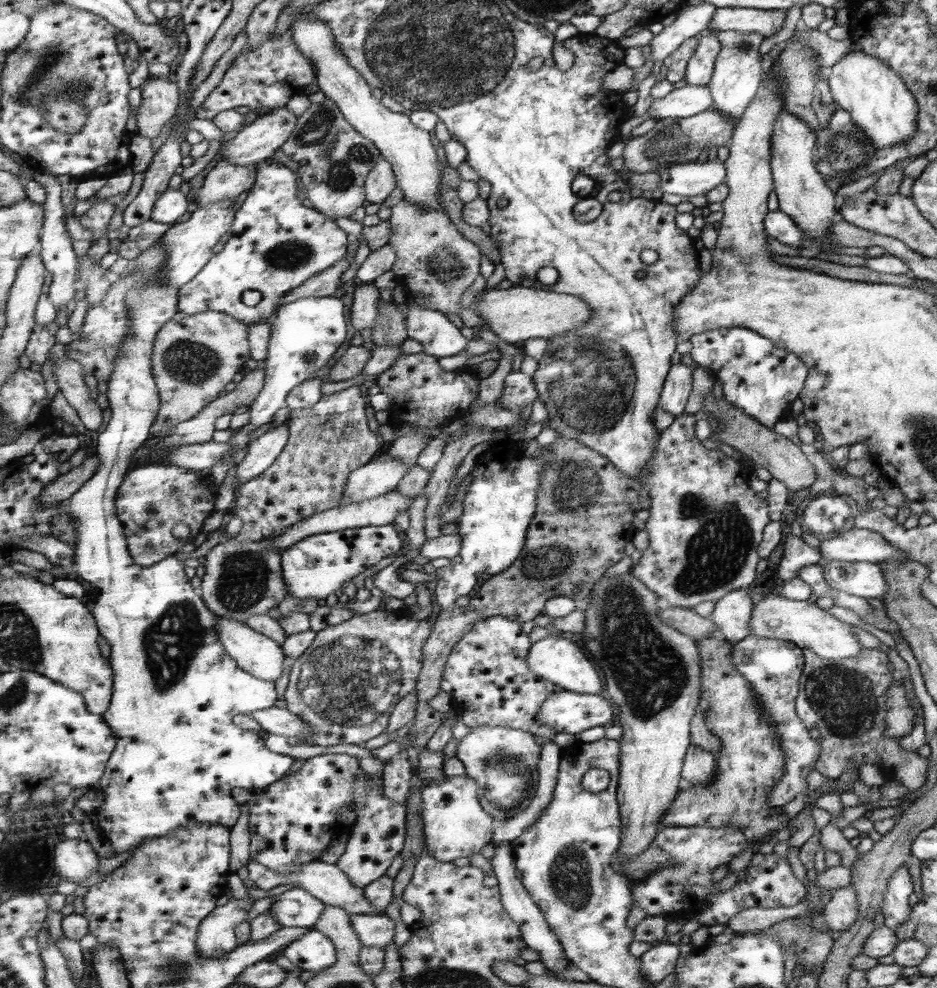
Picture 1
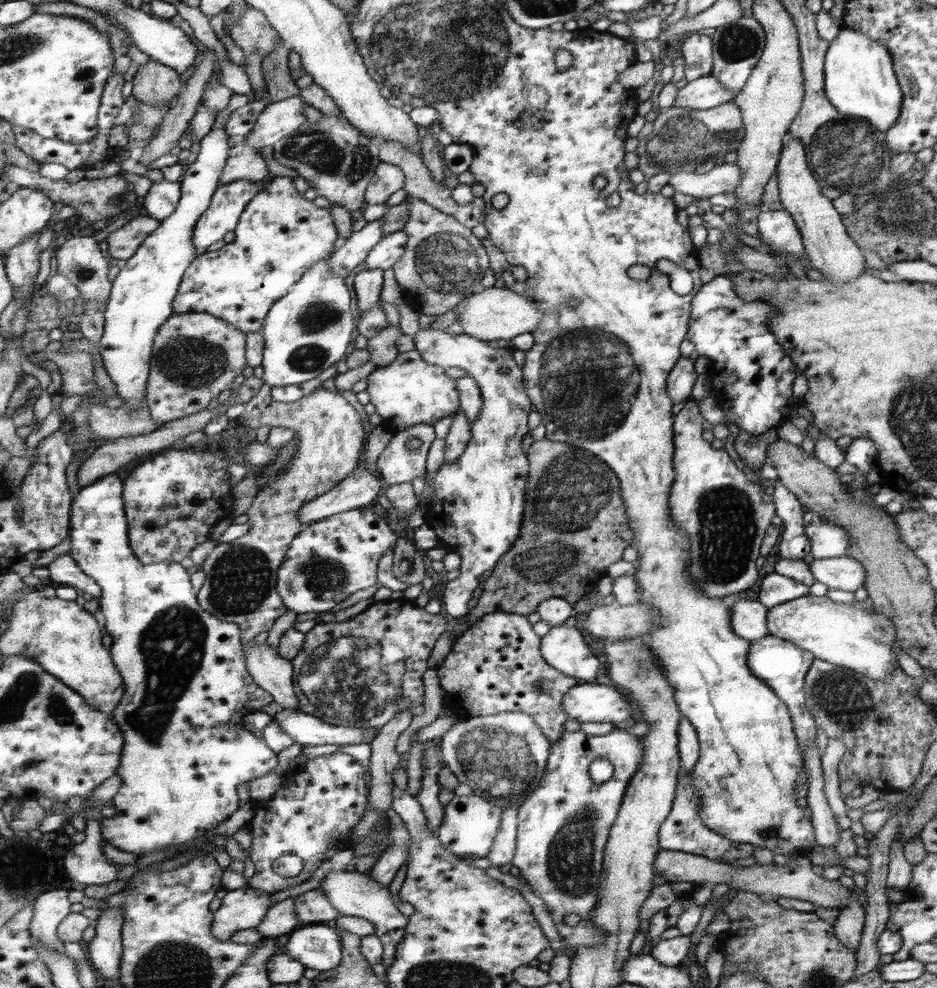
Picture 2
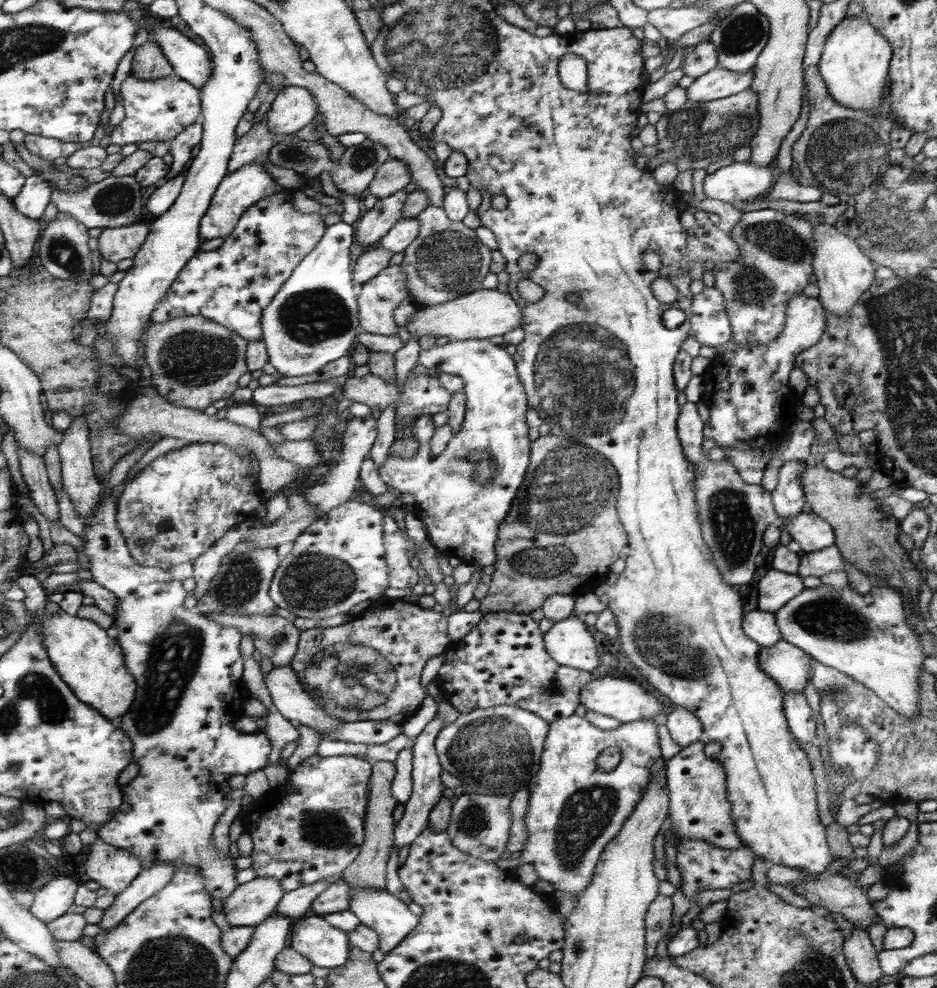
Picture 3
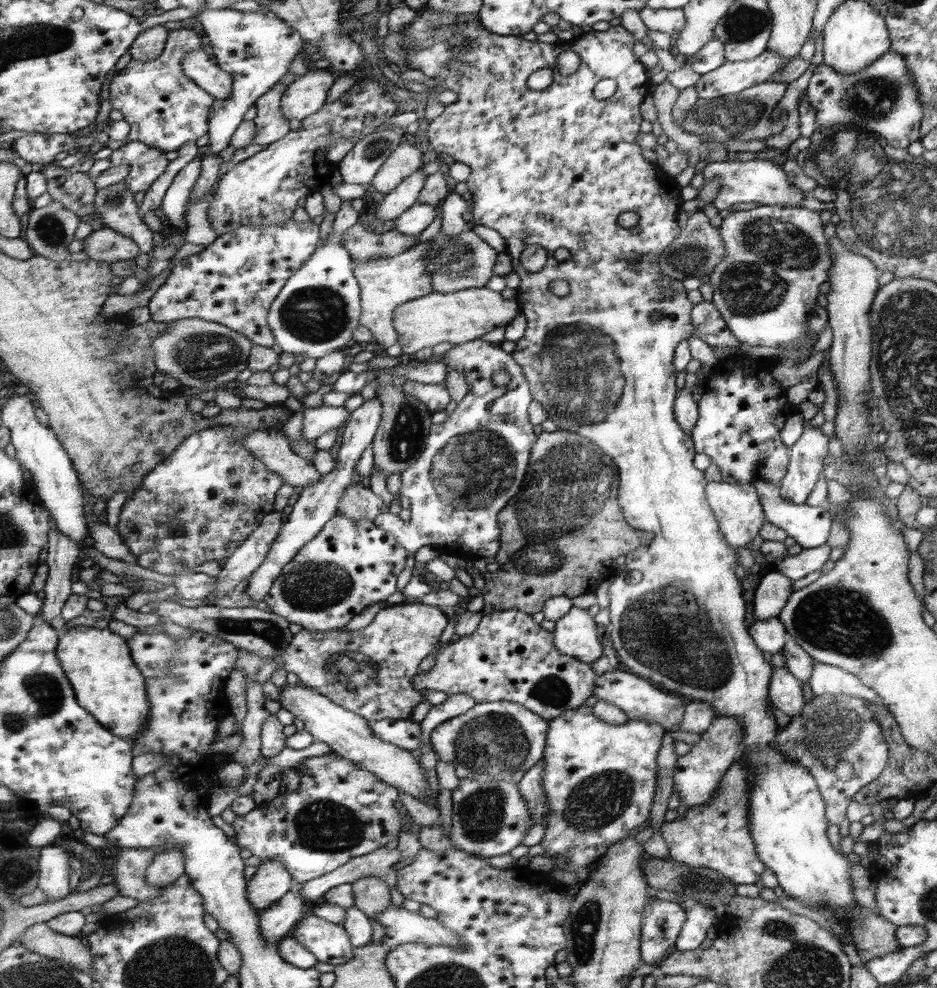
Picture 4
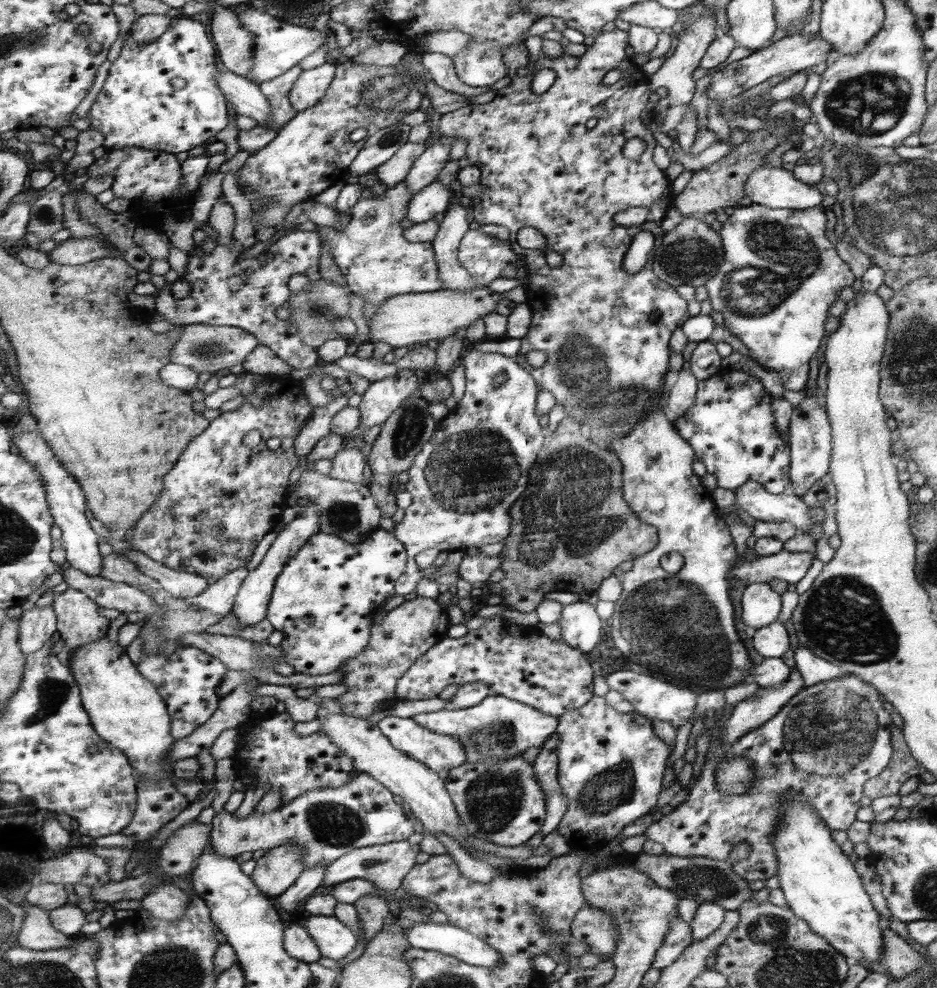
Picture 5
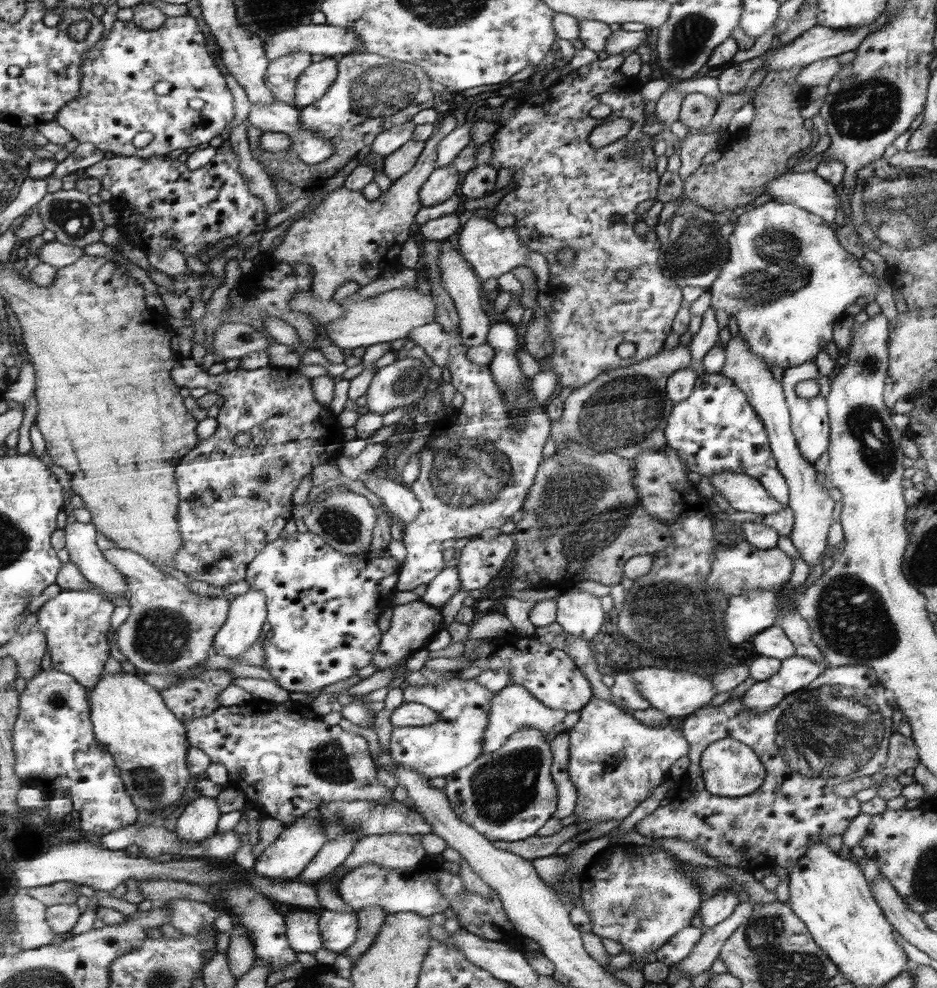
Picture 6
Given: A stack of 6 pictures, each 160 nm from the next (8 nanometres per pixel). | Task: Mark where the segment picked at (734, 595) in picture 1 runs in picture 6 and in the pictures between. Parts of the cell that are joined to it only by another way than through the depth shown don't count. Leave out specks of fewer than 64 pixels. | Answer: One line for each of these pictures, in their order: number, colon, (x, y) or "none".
2: (749, 617)
3: (761, 626)
4: (770, 634)
5: (771, 641)
6: (772, 642)

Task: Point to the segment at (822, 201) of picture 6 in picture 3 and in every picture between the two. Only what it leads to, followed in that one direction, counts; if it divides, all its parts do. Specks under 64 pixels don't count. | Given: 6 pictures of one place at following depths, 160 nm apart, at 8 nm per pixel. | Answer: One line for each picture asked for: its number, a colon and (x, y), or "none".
3: (740, 181)
4: (763, 181)
5: (769, 186)

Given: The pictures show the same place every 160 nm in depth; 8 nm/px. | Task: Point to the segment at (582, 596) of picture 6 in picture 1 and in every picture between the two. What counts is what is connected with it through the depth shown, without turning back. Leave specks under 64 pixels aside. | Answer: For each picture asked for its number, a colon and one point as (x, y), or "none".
1: (555, 658)
2: (565, 649)
3: (569, 641)
4: (575, 633)
5: (581, 627)

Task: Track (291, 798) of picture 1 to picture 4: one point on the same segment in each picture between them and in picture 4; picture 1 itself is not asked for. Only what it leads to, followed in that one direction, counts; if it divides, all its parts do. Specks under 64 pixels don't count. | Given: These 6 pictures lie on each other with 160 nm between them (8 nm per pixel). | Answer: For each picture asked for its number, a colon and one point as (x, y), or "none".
2: (313, 815)
3: (312, 827)
4: (320, 826)

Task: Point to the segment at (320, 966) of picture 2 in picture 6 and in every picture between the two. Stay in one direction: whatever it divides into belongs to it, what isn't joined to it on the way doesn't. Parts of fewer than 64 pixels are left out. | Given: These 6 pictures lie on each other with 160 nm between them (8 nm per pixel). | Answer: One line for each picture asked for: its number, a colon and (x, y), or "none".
3: (325, 945)
4: (330, 942)
5: (334, 939)
6: (339, 929)

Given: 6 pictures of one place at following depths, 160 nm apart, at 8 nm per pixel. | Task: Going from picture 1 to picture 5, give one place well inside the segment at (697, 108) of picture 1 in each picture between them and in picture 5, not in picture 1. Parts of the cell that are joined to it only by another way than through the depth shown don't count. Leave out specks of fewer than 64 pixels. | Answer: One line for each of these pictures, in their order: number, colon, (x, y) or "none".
2: (703, 93)
3: (719, 83)
4: (733, 77)
5: (795, 53)

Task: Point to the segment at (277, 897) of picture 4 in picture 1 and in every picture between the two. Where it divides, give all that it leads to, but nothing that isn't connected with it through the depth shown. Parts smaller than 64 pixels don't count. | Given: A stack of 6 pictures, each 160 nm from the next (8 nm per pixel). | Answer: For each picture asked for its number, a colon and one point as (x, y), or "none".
1: (216, 937)
2: (245, 908)
3: (252, 903)

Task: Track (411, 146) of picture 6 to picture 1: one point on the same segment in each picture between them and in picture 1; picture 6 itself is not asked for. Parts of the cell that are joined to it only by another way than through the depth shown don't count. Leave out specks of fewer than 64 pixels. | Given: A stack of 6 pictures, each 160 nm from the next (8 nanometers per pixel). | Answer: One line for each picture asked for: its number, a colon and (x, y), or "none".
1: (381, 181)
2: (387, 179)
3: (393, 176)
4: (406, 159)
5: (394, 172)

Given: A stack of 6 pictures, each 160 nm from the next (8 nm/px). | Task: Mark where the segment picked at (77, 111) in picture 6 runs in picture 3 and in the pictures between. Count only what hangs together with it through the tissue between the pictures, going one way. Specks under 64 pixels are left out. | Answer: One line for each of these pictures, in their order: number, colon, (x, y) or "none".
3: (158, 110)
4: (166, 109)
5: (138, 106)

